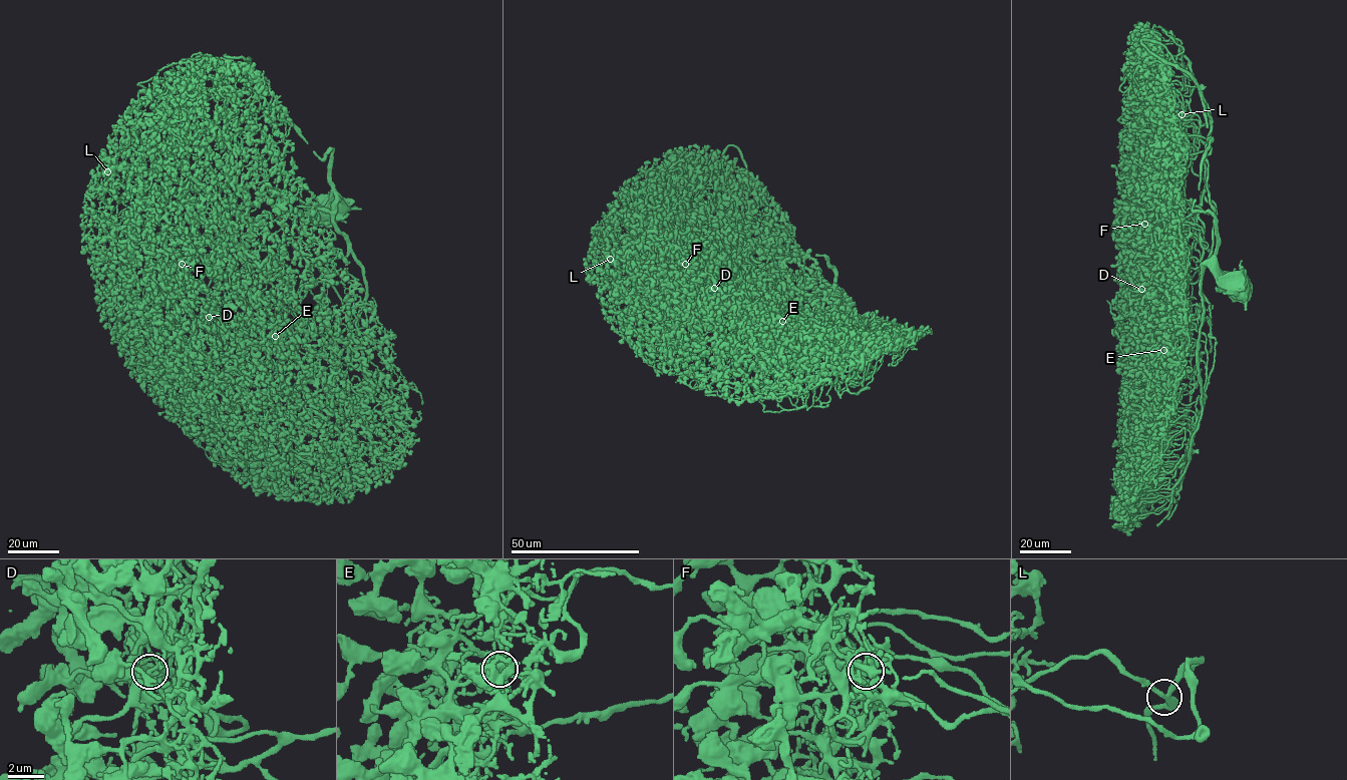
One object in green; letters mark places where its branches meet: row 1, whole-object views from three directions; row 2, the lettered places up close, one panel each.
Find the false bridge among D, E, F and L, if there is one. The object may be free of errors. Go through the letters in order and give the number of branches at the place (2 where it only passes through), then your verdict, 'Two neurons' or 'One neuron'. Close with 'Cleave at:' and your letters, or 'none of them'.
D: Branches: 6. One neuron
E: Branches: 4. One neuron
F: Branches: 4. One neuron
L: Branches: 3. One neuron
Cleave at: none of them

